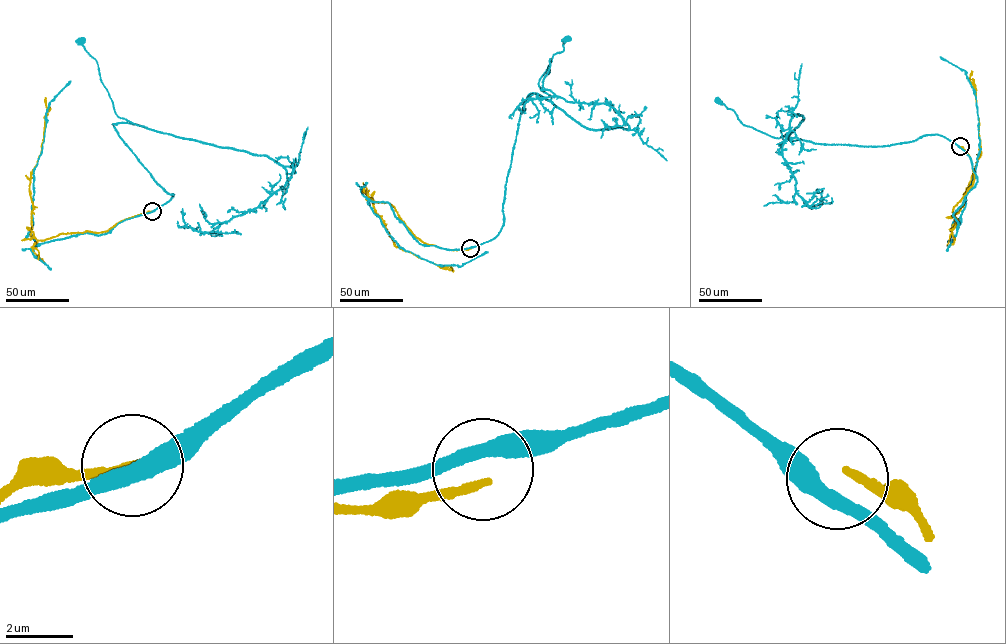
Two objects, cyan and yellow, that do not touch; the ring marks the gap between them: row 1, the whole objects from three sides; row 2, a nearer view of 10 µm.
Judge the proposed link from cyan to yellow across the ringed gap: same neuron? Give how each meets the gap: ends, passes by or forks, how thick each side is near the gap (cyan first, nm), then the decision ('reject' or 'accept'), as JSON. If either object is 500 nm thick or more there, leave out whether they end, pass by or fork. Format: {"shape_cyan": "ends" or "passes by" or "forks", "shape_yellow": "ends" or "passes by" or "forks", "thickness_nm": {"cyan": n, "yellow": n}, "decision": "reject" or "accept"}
{"shape_cyan": "passes by", "shape_yellow": "ends", "thickness_nm": {"cyan": 420, "yellow": 200}, "decision": "reject"}

